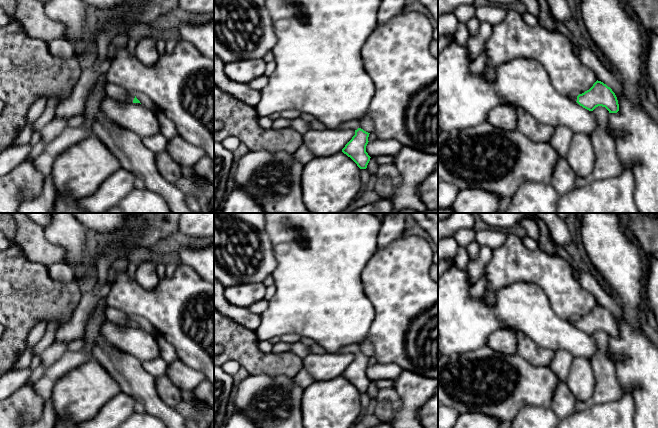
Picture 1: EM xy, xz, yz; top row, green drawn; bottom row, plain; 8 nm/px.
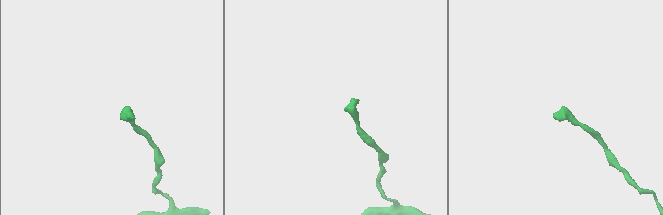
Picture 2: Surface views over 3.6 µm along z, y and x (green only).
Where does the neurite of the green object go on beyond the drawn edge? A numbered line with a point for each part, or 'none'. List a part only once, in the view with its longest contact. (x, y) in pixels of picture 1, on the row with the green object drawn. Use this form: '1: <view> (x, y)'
1: xy (116, 92)

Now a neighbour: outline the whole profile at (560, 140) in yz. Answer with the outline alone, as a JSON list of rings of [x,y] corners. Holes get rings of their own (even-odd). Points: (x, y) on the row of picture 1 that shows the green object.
[[[558,126],[554,128],[554,133],[549,143],[560,157],[566,157],[572,138],[573,133],[569,128]]]

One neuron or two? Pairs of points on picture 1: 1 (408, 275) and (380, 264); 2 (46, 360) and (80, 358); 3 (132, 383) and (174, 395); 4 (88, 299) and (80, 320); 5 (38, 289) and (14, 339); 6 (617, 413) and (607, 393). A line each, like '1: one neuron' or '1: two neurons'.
1: one neuron
2: two neurons
3: two neurons
4: one neuron
5: one neuron
6: two neurons

